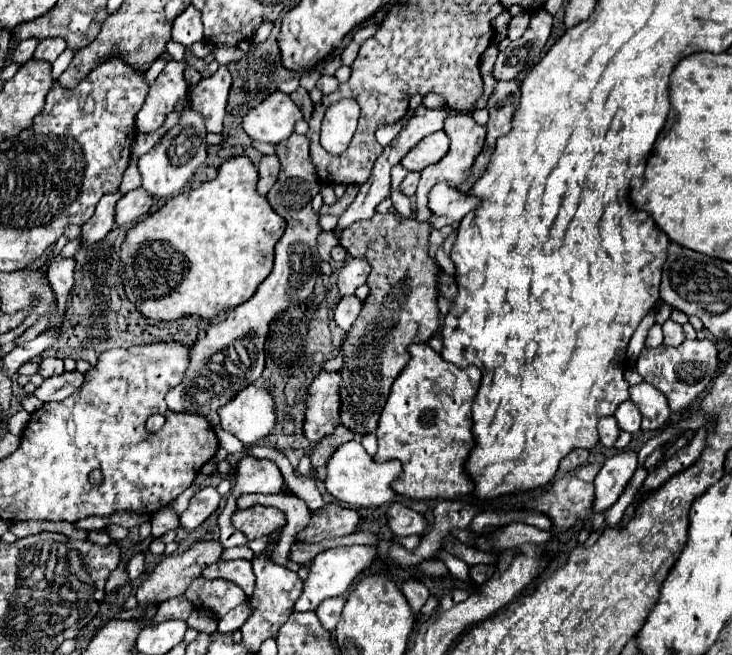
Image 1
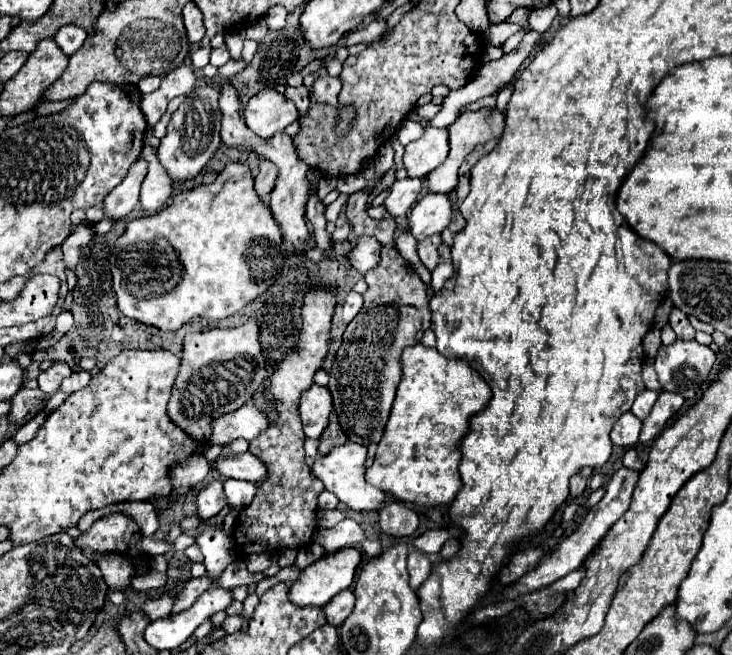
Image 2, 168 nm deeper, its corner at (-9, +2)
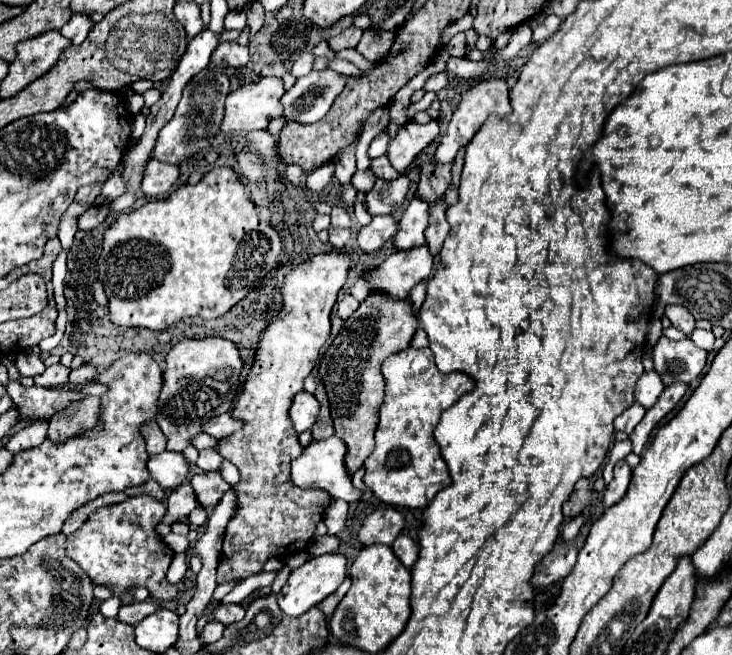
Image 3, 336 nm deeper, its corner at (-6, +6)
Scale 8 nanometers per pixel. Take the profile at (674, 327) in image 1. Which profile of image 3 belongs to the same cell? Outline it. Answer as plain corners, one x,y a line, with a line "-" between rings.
668,305
664,313
666,313
666,317
672,321
672,325
674,325
676,329
680,329
686,337
692,335
692,331
694,331
694,327
696,327
696,321
694,321
694,317
688,313
688,309
684,309
684,307
680,307
680,305

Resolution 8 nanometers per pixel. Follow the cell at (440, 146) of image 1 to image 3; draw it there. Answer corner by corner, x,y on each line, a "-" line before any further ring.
408,121
404,127
400,127
396,139
388,147
388,159
396,167
400,175
406,173
406,169
416,161
416,157
440,135
438,121
430,121
426,125
418,125
414,121

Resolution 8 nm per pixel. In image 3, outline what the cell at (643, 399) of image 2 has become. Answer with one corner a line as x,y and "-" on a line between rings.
648,371
640,377
640,381
636,383
636,393
634,393
634,399
636,403
640,403
644,409
648,409
656,399
658,395
664,391
664,385
660,381
660,377
654,373
654,371

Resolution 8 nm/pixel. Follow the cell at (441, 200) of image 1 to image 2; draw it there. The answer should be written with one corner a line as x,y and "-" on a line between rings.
427,193
409,213
409,233
423,241
435,233
441,233
451,221
451,201
447,195

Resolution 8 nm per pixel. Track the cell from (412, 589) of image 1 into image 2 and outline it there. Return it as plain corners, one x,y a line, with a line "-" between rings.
411,549
409,555
407,555
407,569
409,569
409,583
411,583
411,589
419,589
419,585
429,577
431,573
431,561
425,553
417,551
417,549

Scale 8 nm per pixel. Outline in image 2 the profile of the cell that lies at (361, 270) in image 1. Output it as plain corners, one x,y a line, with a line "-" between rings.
359,237
355,249
349,253
351,267
359,273
371,271
379,263
379,253
381,253
381,243
375,237

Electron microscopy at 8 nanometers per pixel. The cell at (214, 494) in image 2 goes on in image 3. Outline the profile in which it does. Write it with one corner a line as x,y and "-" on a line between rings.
198,473
192,477
190,485
196,491
196,499
204,509
212,509
222,499
224,491
230,489
230,485
222,479
220,473

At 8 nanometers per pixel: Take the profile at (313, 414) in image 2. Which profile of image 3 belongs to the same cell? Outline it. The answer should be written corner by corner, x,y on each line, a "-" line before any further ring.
306,391
296,393
292,407
290,407
290,419
292,419
296,433
310,431
312,425
316,423
316,417
320,415
318,411
320,411
320,403
314,397
314,393
306,393

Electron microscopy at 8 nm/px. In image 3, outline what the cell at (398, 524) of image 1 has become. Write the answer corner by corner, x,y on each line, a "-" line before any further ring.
380,507
366,517
358,537
364,545
372,545
372,543
392,545
392,541
402,533
404,525
406,525
406,519
398,509

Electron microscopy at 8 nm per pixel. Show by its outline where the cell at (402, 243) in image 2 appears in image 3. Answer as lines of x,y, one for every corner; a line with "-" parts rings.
428,279
426,281
420,281
414,289
412,289
412,293
410,293
410,301
414,301
412,305
414,305
414,313
418,311
418,307
422,305
422,301
424,301
424,297
426,297
426,287
428,287

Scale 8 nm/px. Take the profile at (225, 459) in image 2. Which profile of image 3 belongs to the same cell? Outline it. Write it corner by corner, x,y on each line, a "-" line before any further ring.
212,447
212,449
200,451
196,467
200,467
202,471
218,471
218,469
222,469
222,463
224,463
224,457
220,455
220,451
216,447

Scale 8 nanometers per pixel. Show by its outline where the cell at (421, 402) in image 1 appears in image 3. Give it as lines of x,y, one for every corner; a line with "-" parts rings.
408,347
394,353
382,363
382,371
386,379
386,397
380,407
376,447
364,461
364,483
388,505
424,509
440,489
452,483
446,461
440,457
440,447
434,439
440,413
452,407
464,393
470,393
476,381
460,371
440,373
428,347

